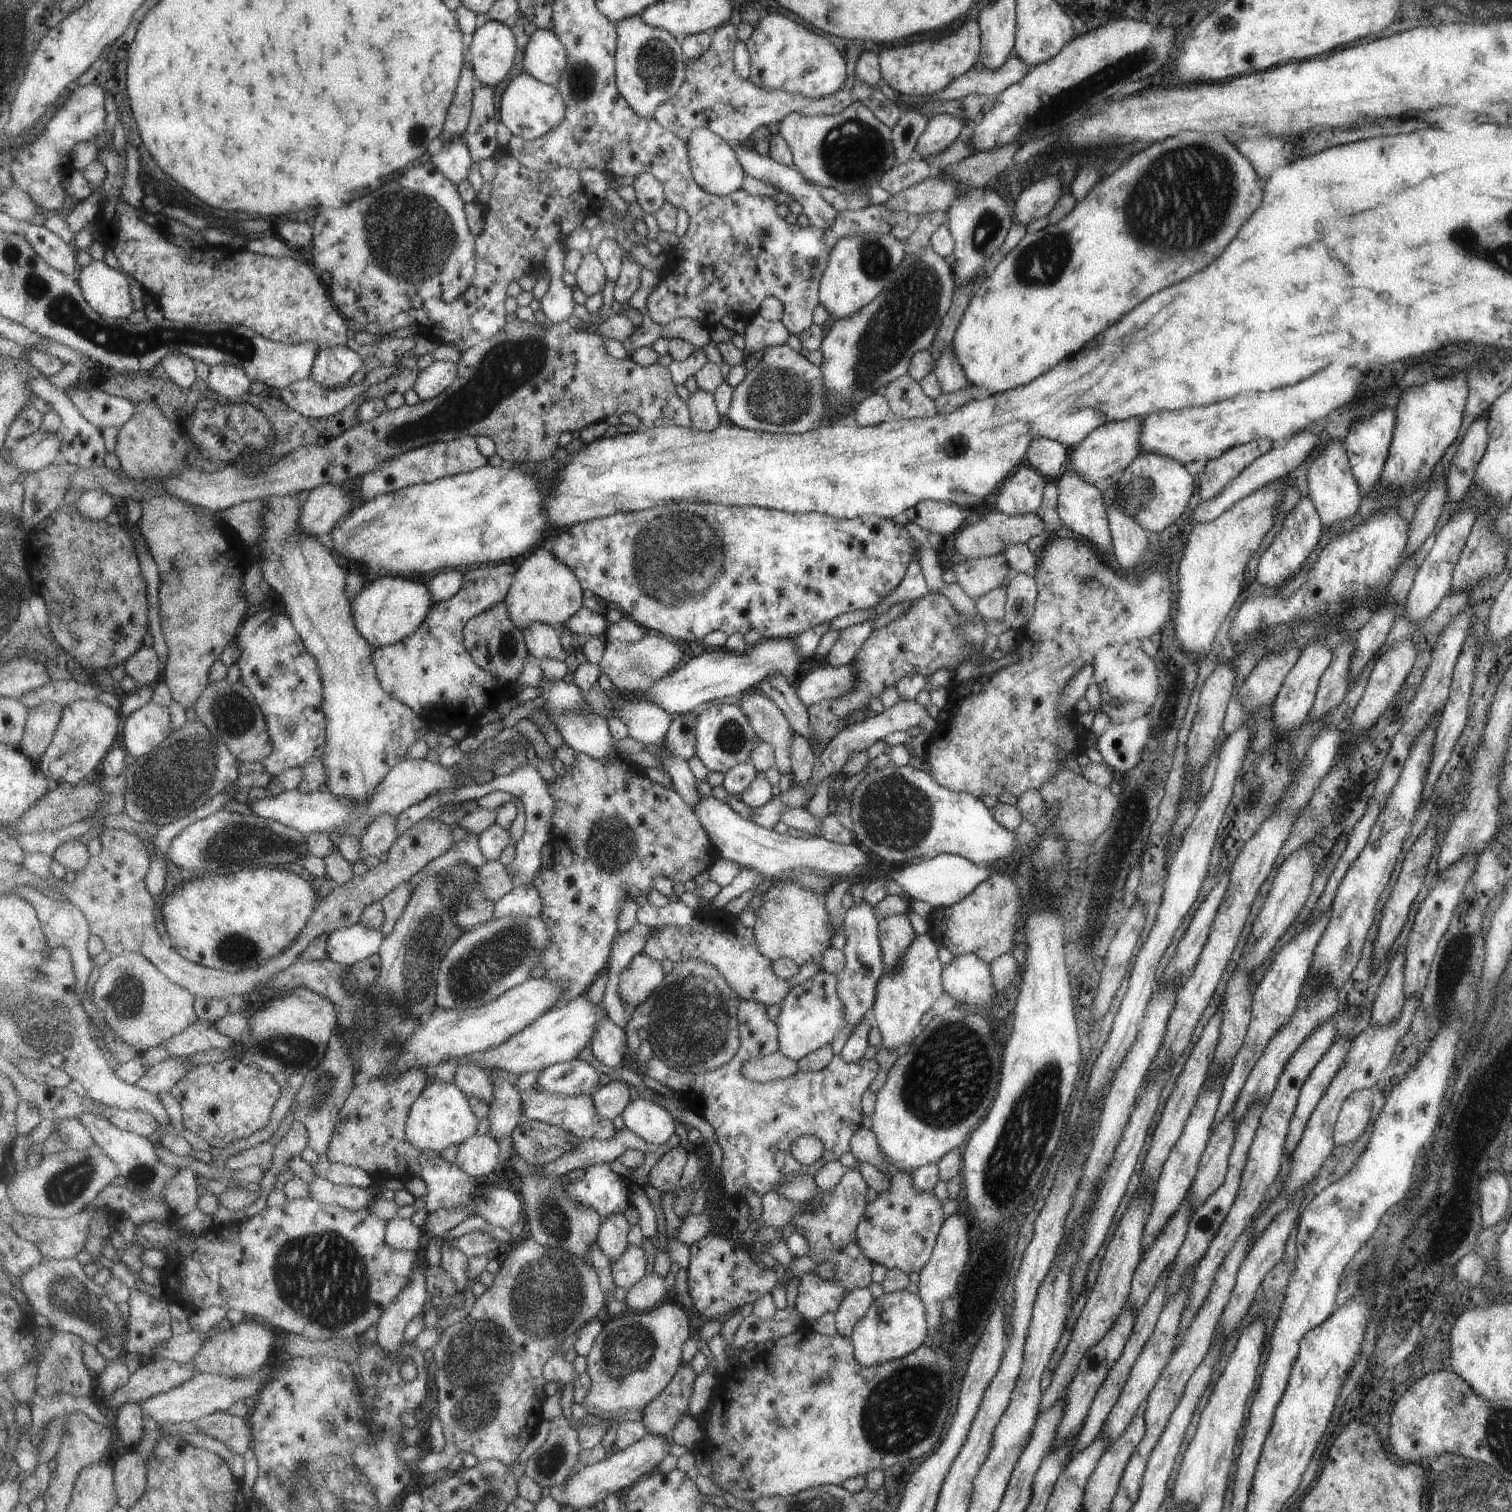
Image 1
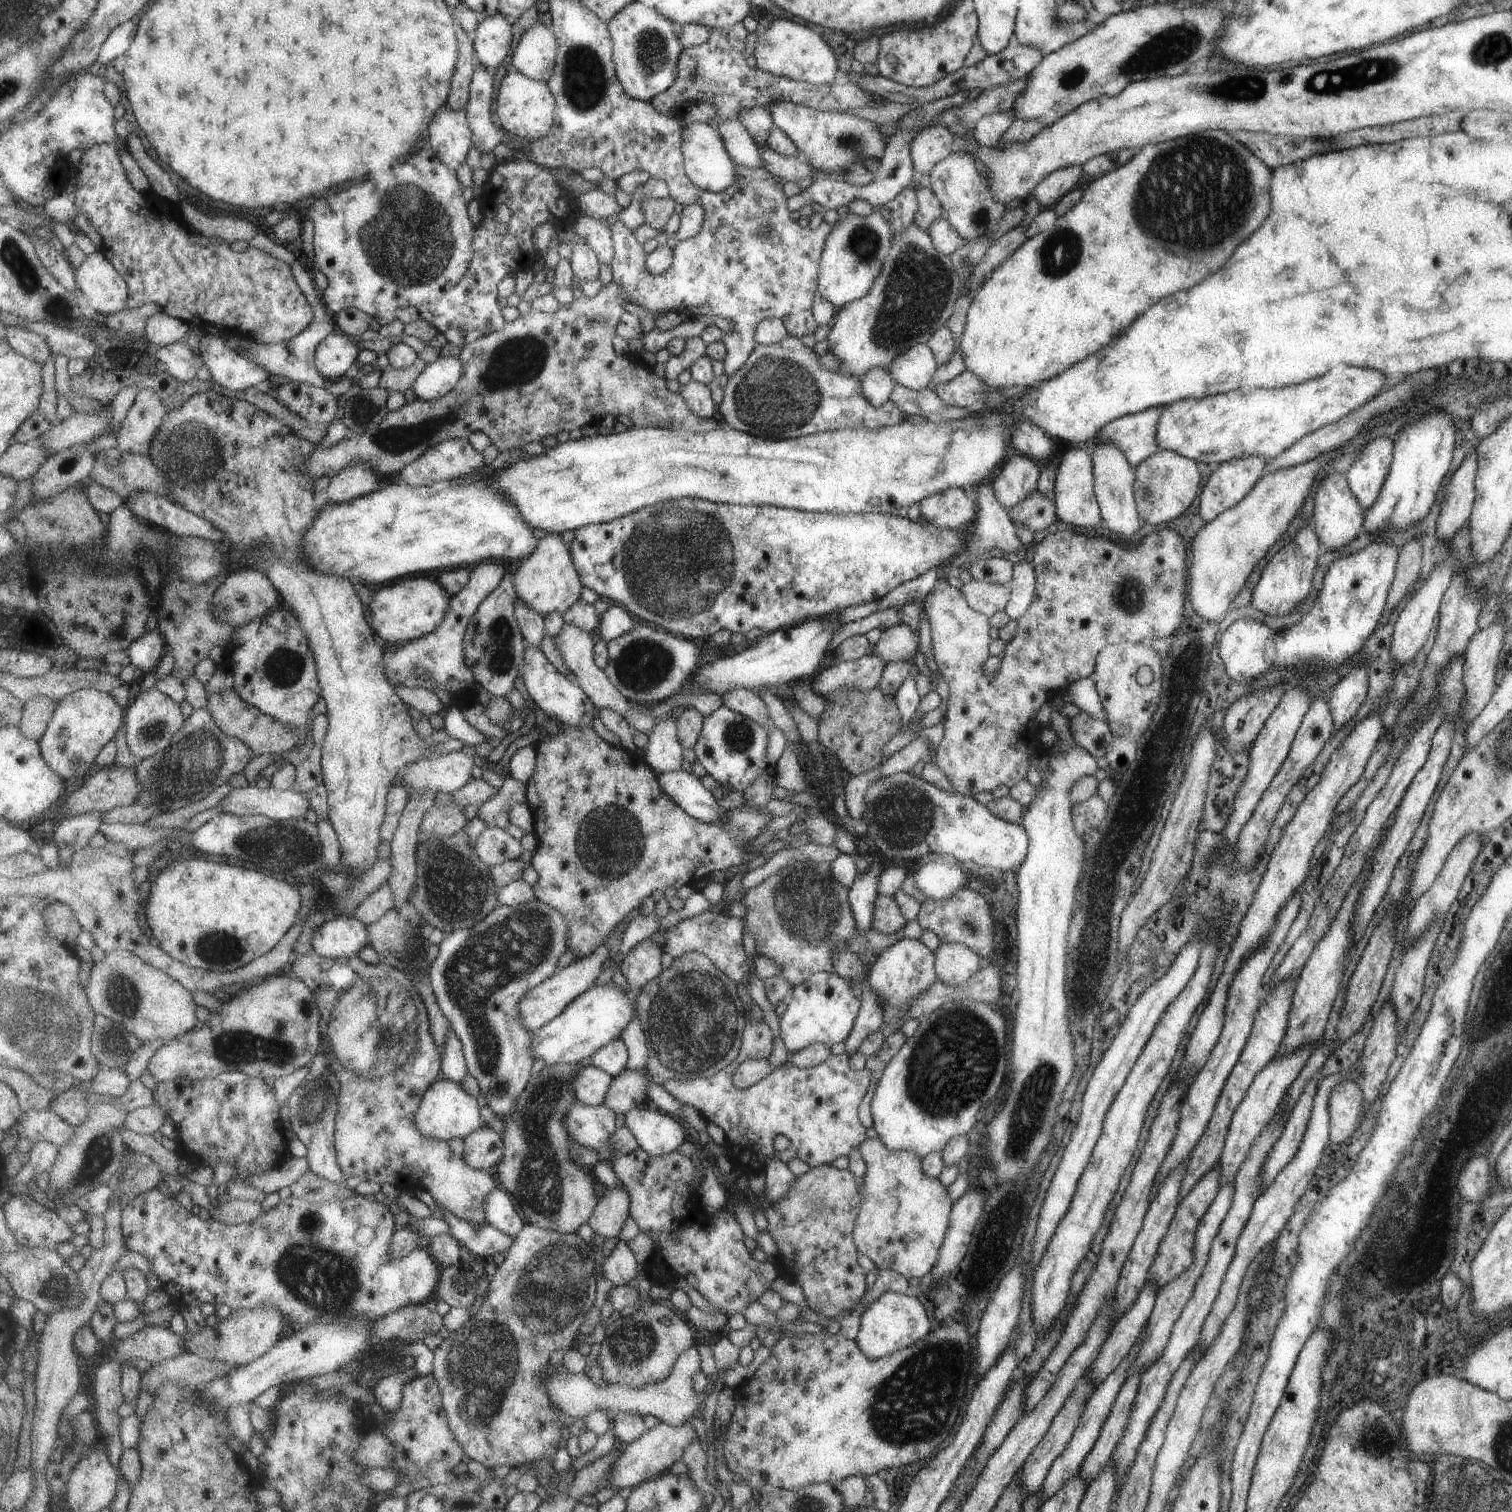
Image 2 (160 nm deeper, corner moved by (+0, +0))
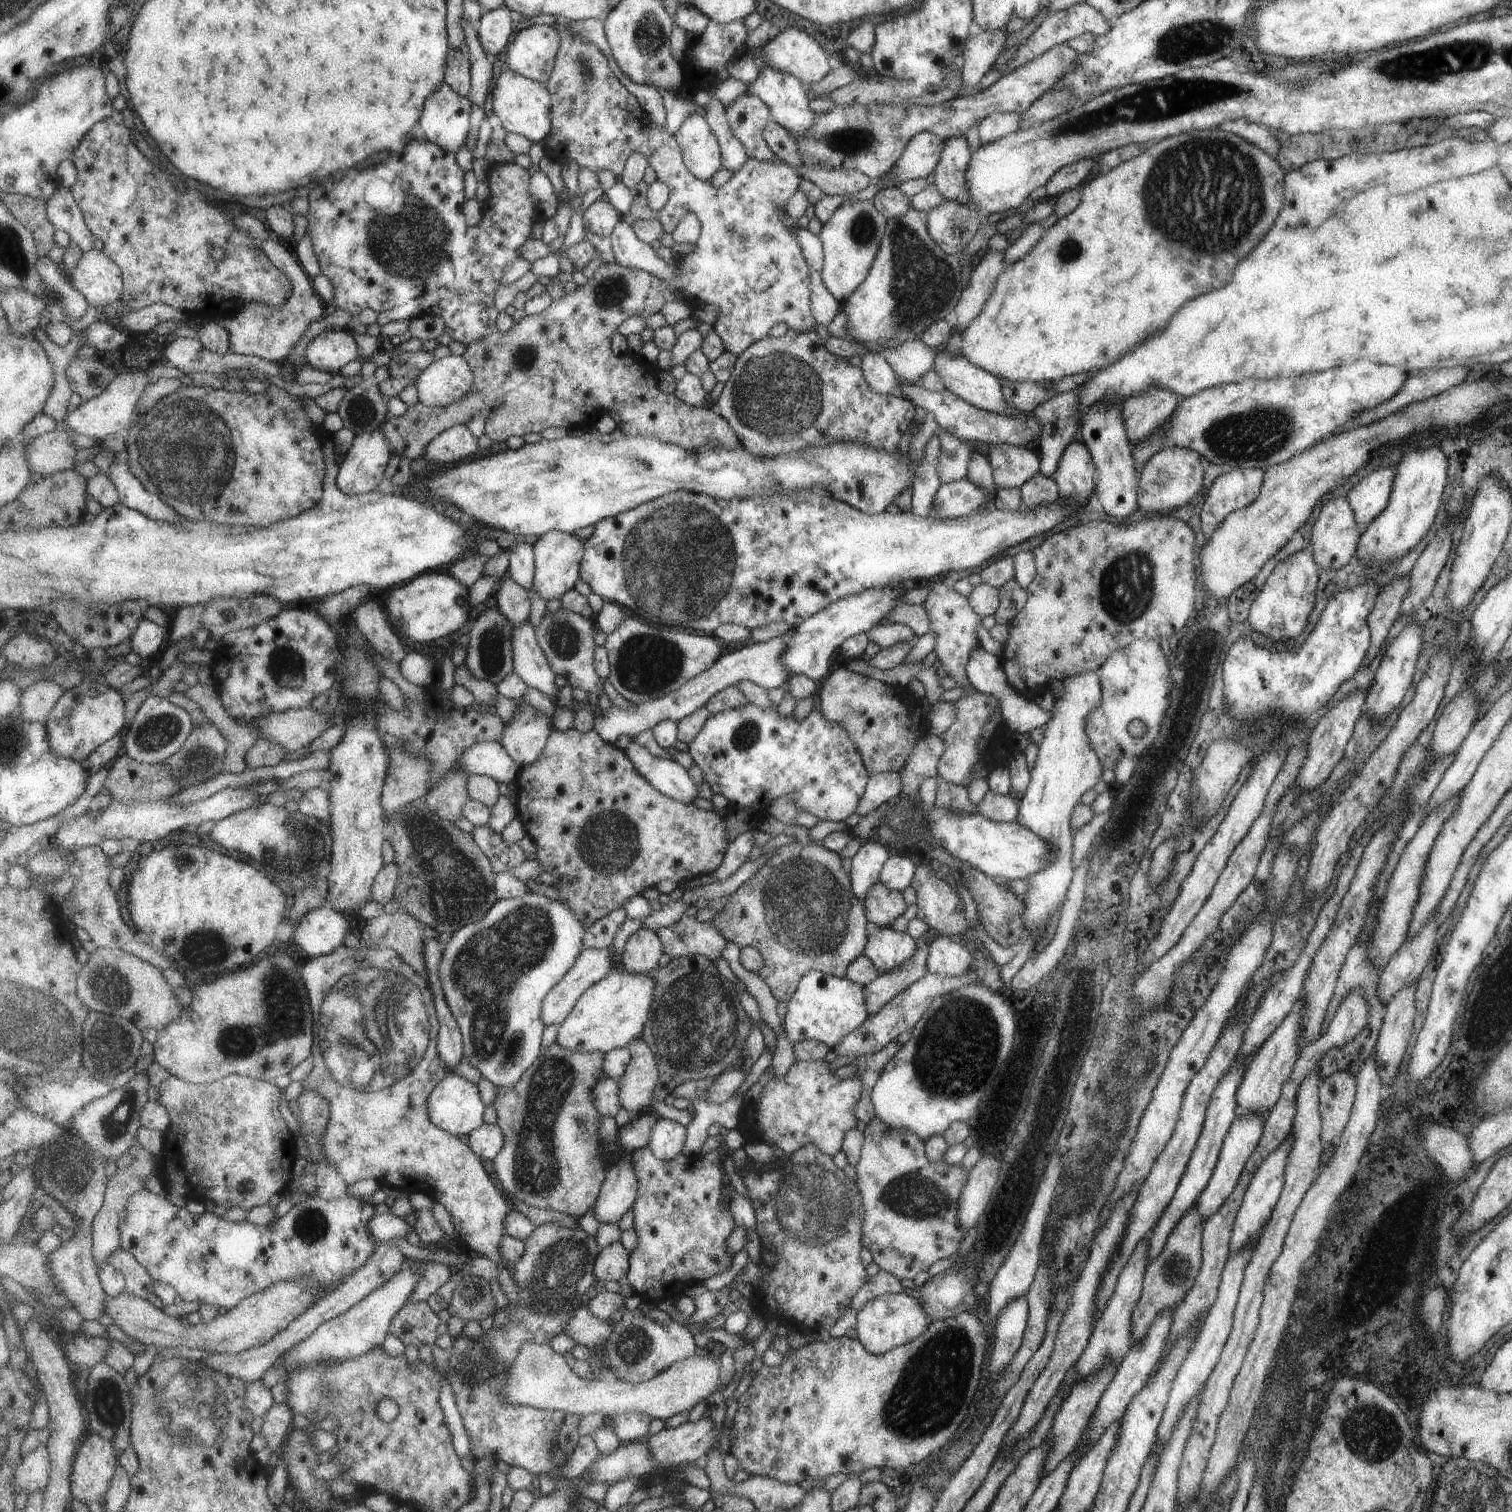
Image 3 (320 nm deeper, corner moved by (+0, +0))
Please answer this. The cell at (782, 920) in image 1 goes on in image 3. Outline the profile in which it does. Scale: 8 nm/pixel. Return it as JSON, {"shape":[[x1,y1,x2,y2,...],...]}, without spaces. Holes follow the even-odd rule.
{"shape":[[799,842,785,844,785,846,779,848,779,852,777,852,771,860,765,862,765,866,763,866,755,876,751,876,741,888,737,889,733,895,728,897,728,903,723,910,721,910,719,915,711,921,713,926,717,926,719,931,723,932,723,936,729,940,729,943,734,943,740,949,743,947,757,948,757,950,763,954,765,966,763,966,763,970,759,970,757,975,766,982,777,1001,790,1001,797,989,798,982,810,973,811,970,817,970,822,974,835,977,844,977,847,966,850,965,855,958,858,958,859,954,862,954,862,951,866,947,868,937,867,934,865,934,865,908,863,907,862,900,855,898,851,891,849,875,843,872,840,860,841,858,837,853,827,851,825,848,822,848,821,845,799,844]]}

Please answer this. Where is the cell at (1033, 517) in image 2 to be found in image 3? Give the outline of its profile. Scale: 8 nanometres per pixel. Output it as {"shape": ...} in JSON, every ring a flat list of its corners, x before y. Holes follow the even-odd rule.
{"shape":[[1033,474,1020,486,1023,509,1033,510,1037,505,1053,502,1058,497,1058,488,1051,476]]}

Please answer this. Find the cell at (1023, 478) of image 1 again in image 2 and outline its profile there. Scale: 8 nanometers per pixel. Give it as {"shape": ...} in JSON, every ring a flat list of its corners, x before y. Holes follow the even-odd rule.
{"shape":[[1013,452,992,482,996,501,1006,510,1029,497,1037,488,1039,468,1026,455]]}

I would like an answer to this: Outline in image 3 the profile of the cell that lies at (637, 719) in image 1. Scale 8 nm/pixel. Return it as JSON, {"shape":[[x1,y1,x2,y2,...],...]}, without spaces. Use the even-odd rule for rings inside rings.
{"shape":[[561,607,556,612,545,613,536,628,536,634,541,648,549,658,553,672,565,676,571,686,597,695,606,693,606,680,599,676,594,664,594,655,598,648,595,644,596,630,594,620,587,620,585,616]]}

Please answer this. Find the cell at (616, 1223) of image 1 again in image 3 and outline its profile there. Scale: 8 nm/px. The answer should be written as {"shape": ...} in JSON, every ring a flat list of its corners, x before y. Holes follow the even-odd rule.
{"shape":[[625,1151,625,1156,606,1173,606,1182,594,1208,594,1216,600,1225,619,1223,629,1210,634,1209,639,1182,631,1154]]}

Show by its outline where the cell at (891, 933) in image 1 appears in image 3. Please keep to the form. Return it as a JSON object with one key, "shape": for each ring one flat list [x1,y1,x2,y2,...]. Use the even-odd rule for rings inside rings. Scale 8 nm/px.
{"shape":[[879,881,865,894,862,904,865,908,866,923,872,923,879,929,889,927,905,911,901,893,888,890]]}

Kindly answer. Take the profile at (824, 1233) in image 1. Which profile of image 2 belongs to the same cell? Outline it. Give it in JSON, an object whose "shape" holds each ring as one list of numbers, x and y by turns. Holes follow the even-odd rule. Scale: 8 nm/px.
{"shape":[[829,1164,809,1167,807,1172,797,1175,786,1195,764,1210,767,1232,779,1249,776,1266,781,1277,801,1288,806,1306,817,1314,837,1318,839,1313,855,1307,866,1292,865,1272,855,1262,857,1247,853,1241,854,1225,857,1224,861,1202,861,1194,857,1192,851,1171,847,1168,839,1170]]}

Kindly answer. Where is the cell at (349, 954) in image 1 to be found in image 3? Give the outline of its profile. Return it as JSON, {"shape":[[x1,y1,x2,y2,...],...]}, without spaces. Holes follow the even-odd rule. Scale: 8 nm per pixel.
{"shape":[[321,906,311,910,297,928,292,928,292,939,309,957,319,957,345,945,350,928,353,927,345,913]]}

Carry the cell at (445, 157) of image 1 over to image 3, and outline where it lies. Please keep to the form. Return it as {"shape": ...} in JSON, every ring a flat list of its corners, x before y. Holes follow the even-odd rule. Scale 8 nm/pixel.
{"shape":[[445,82,427,98,420,128,430,142,457,154,471,130,471,105,469,97,457,94]]}

